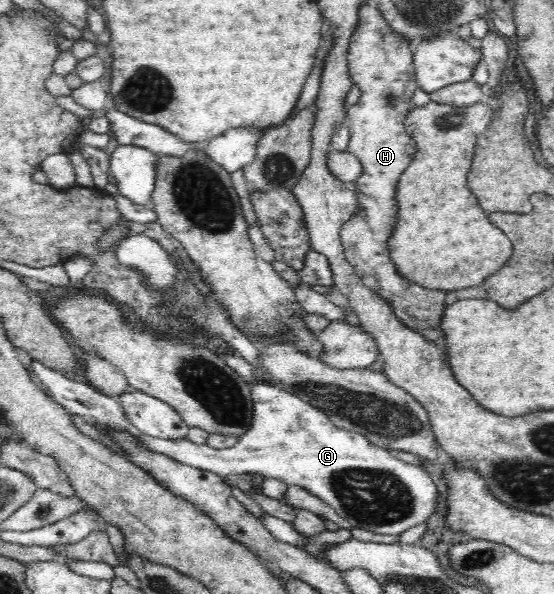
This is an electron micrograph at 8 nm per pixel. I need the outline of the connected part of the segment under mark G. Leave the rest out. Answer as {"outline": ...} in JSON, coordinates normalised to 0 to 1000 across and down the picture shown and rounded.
{"outline":[[[469,640],[451,650],[458,700],[451,721],[430,739],[430,747],[415,754],[390,756],[372,746],[354,747],[336,736],[318,741],[273,736],[253,727],[253,722],[240,724],[240,734],[264,758],[298,764],[332,783],[375,791],[399,803],[415,798],[473,798],[478,805],[498,805],[518,816],[540,818],[579,838],[628,875],[635,889],[671,892],[679,899],[722,899],[753,882],[769,880],[771,872],[783,864],[791,848],[791,825],[765,788],[735,781],[704,766],[700,756],[668,744],[653,729],[610,721],[579,690],[531,663]]]}

